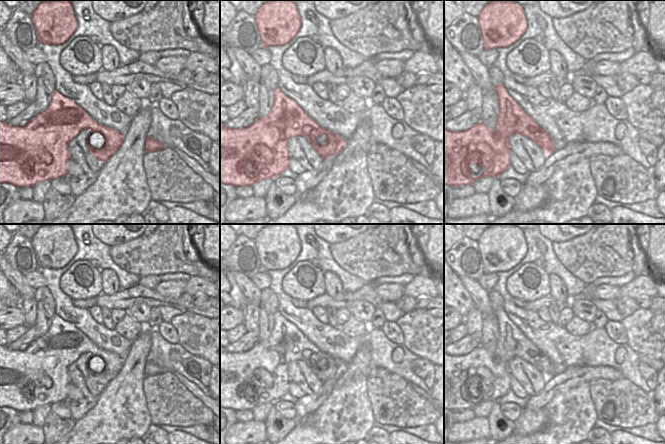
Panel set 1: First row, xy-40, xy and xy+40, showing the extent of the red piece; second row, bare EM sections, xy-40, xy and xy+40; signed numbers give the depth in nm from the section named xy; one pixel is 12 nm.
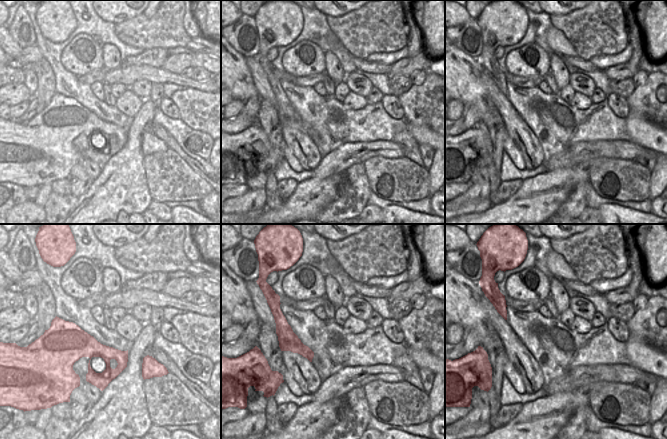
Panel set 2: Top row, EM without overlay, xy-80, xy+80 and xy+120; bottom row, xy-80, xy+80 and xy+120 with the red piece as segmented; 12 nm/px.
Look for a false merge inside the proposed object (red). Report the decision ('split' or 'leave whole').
leave whole

